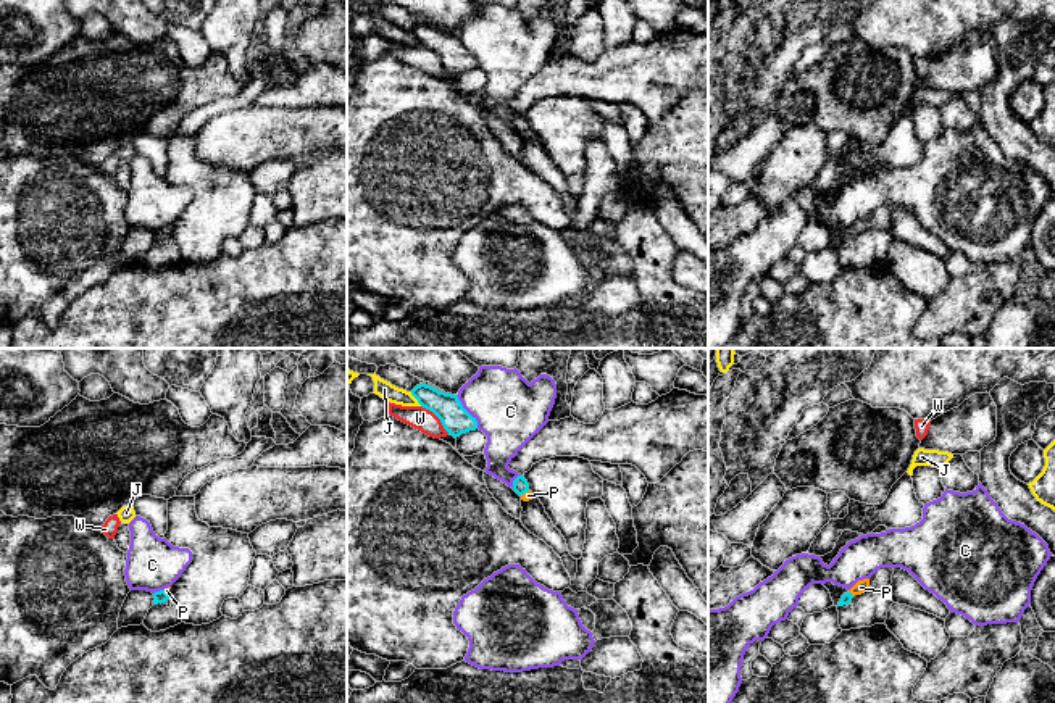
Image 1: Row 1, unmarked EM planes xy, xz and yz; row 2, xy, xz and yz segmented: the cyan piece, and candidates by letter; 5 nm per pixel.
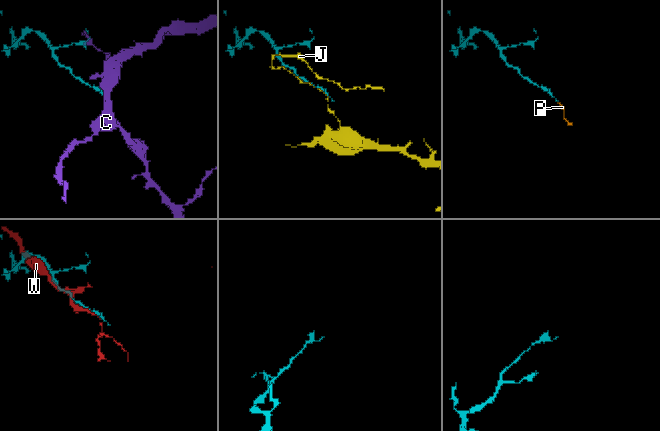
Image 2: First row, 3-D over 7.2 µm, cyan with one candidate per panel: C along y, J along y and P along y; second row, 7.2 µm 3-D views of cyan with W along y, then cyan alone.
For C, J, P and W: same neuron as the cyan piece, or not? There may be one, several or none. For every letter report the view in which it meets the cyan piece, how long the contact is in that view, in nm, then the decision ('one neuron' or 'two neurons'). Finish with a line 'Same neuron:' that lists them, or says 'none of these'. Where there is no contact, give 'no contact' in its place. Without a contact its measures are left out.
C: meets cyan in xz; contact 200 nm long; two neurons
J: meets cyan in xz; contact 90 nm long; two neurons
P: meets cyan in xz; contact 60 nm long; one neuron
W: meets cyan in xz; contact 200 nm long; two neurons
Same neuron: P

